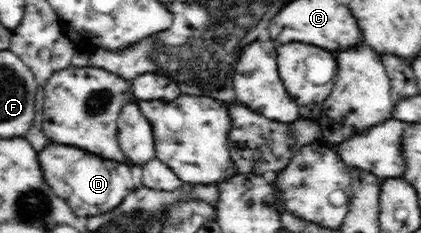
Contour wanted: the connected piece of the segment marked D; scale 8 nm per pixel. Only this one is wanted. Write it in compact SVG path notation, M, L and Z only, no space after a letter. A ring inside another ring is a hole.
M50 143L39 152L39 164L43 168L44 181L68 203L80 217L96 215L116 208L129 192L138 187L138 172L114 160L92 156L84 149L67 144ZM66 178L66 184L62 184Z

